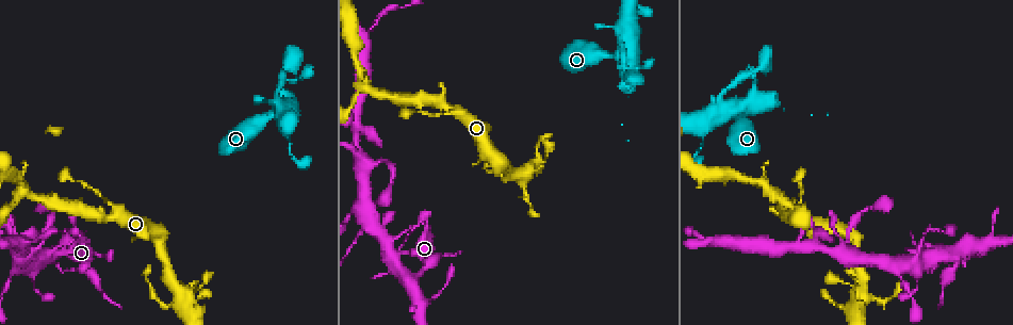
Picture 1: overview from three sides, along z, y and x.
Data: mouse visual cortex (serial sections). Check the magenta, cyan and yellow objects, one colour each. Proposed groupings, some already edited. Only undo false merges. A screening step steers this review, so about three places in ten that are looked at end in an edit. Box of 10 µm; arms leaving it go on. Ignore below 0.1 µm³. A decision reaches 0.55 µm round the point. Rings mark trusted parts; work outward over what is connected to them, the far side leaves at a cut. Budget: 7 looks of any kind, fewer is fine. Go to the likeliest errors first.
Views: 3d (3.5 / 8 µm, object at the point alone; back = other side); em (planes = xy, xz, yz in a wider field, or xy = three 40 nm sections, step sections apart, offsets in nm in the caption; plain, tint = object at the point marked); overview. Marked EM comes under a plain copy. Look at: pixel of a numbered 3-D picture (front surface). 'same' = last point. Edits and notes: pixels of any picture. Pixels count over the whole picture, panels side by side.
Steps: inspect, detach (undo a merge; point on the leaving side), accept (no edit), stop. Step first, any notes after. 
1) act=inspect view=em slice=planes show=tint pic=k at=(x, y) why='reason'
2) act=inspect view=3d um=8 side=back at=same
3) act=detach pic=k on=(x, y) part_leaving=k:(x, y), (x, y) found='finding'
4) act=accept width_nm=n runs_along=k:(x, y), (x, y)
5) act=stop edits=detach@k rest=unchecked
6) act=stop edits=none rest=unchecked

act=inspect view=3d um=3.5 side=back pic=1 at=(362, 210) why='sharp bend'

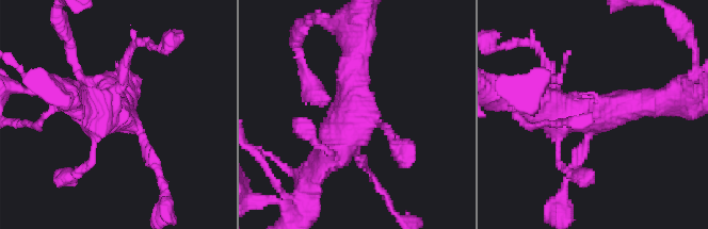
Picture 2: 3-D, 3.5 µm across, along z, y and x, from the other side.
act=inspect view=em slice=planes show=tint pic=2 at=(600, 115) arms=4 arm_widths_nm=150,200,400,450

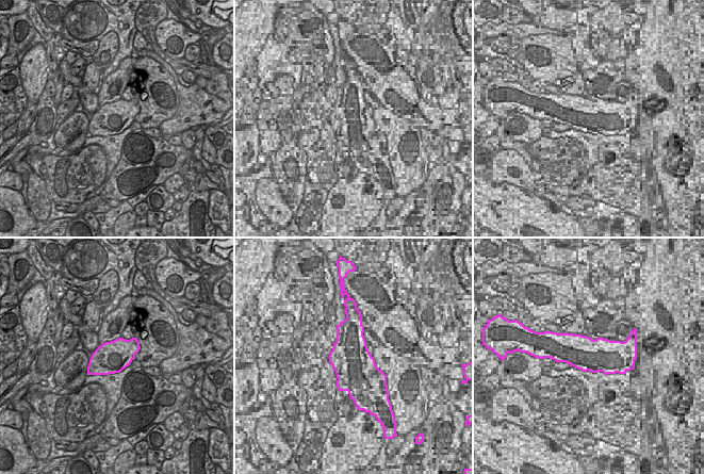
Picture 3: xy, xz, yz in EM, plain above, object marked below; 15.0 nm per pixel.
act=inspect view=em slice=xy step=5 show=tint at=same

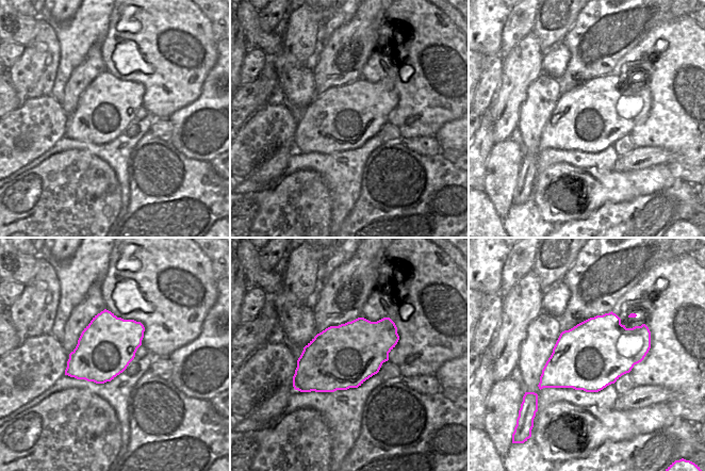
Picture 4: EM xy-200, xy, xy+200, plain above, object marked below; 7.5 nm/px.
act=accept runs_along=2:(315, 166), (351, 124), (357, 44) found='one cell here'

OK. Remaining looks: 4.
act=inspect view=3d um=3.5 pic=1 at=(363, 85) why='sharp bend'

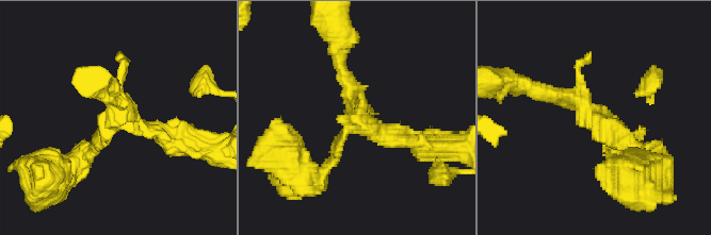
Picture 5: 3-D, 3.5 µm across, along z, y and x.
act=inspect view=em slice=planes show=tint pic=5 at=(595, 121)

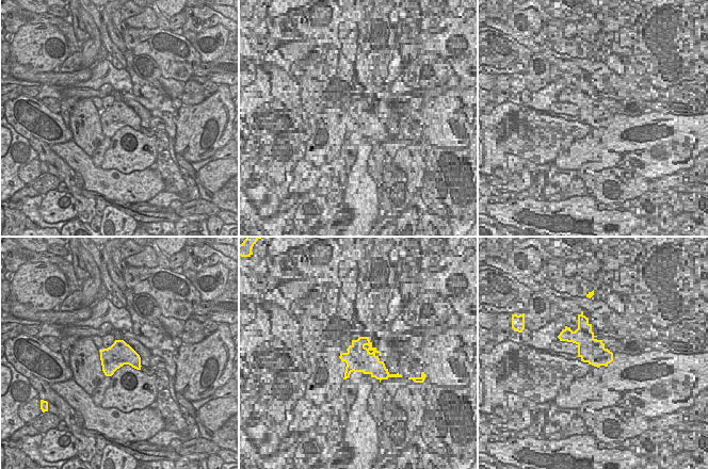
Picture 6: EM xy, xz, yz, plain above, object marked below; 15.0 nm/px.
act=accept runs_along=5:(416, 144), (357, 119), (338, 65) found='one cell here'

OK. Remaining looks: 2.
act=inspect view=3d um=3.5 pic=1 at=(741, 109) why='four-way junction'

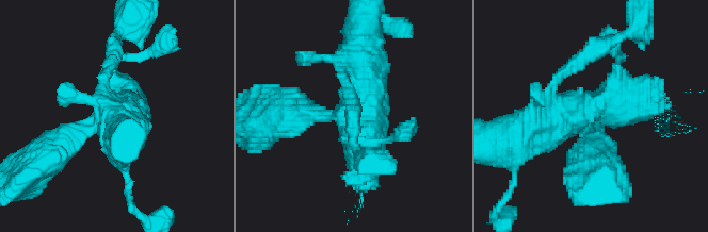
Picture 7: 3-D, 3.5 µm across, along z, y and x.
act=inspect view=em slice=xy step=3 show=tint pic=7 at=(591, 109) why='now the EM'

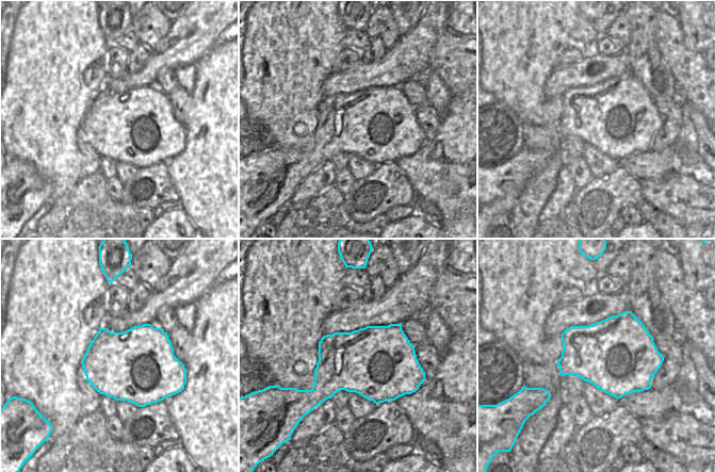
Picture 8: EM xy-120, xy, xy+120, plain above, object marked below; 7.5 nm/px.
act=accept runs_along=7:(289, 113), (348, 113), (364, 53) found='all the same cell'

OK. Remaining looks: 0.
act=stop edits=none rest=unchecked

